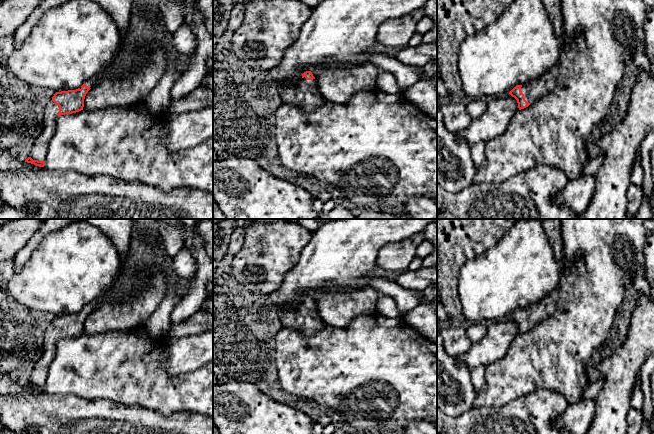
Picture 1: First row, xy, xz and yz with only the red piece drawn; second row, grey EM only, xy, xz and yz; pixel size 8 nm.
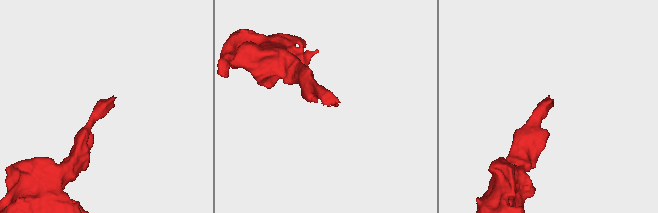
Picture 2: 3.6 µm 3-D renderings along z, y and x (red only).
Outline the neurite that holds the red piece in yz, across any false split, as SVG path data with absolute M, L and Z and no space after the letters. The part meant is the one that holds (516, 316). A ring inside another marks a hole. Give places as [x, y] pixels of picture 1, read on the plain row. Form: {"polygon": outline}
{"polygon": "M556 288L548 297L534 303L529 308L514 311L509 318L517 324L519 334L528 331L538 322L552 315L558 296L559 288Z"}

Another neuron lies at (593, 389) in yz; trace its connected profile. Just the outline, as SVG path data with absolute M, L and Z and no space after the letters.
M602 379L593 383L589 383L584 392L584 398L596 400L597 396L602 391L603 386L604 386L604 381Z

